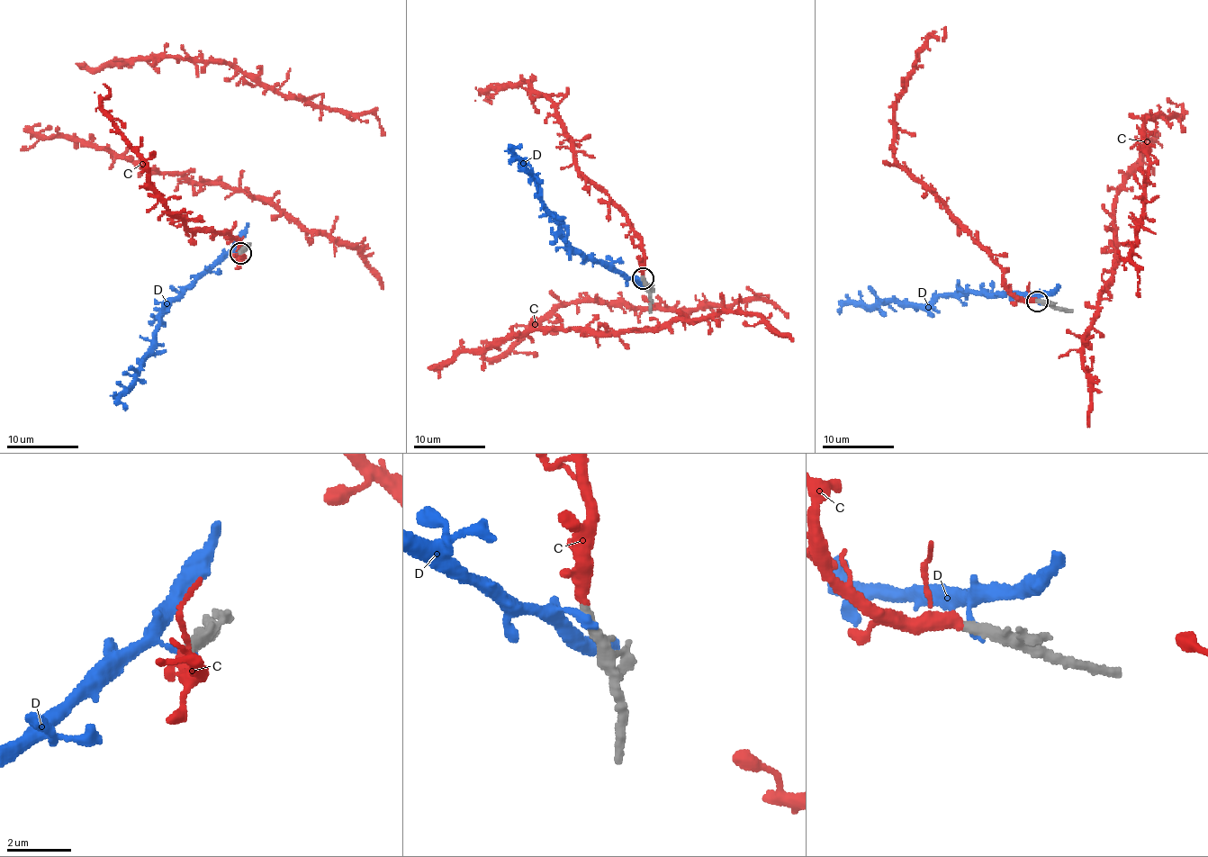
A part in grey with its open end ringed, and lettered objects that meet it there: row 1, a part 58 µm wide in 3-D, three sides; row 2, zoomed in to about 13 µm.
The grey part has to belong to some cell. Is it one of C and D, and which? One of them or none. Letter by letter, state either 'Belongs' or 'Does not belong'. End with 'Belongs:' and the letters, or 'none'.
C: Belongs
D: Does not belong
Belongs: C

